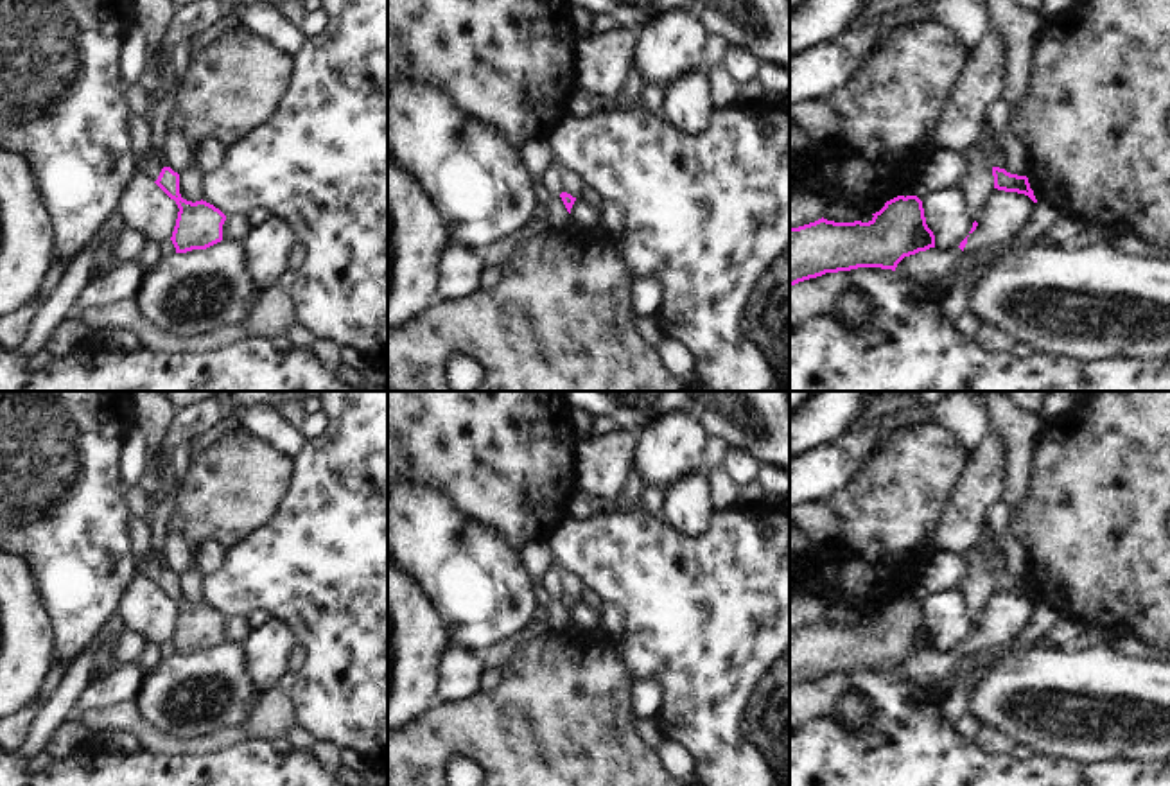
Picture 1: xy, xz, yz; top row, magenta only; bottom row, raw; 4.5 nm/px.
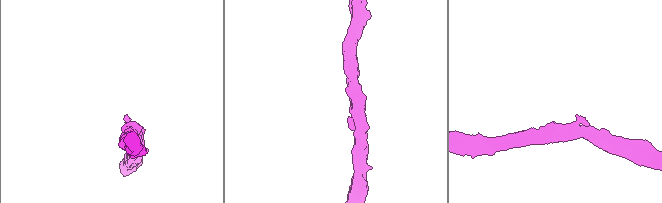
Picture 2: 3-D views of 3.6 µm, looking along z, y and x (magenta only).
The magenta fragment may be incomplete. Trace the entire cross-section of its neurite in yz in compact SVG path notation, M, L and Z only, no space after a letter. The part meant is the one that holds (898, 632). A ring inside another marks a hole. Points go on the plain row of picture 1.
M897 598L869 624L815 624L790 630L790 687L858 669L895 673L910 657L935 650L917 598Z

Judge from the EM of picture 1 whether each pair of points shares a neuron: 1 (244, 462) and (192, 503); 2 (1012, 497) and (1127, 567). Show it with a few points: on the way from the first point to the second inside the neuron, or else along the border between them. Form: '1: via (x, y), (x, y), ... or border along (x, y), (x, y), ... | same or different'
1: via (232, 474), (205, 501) | same
2: border along (1030, 462), (1027, 496), (1012, 512) | different

